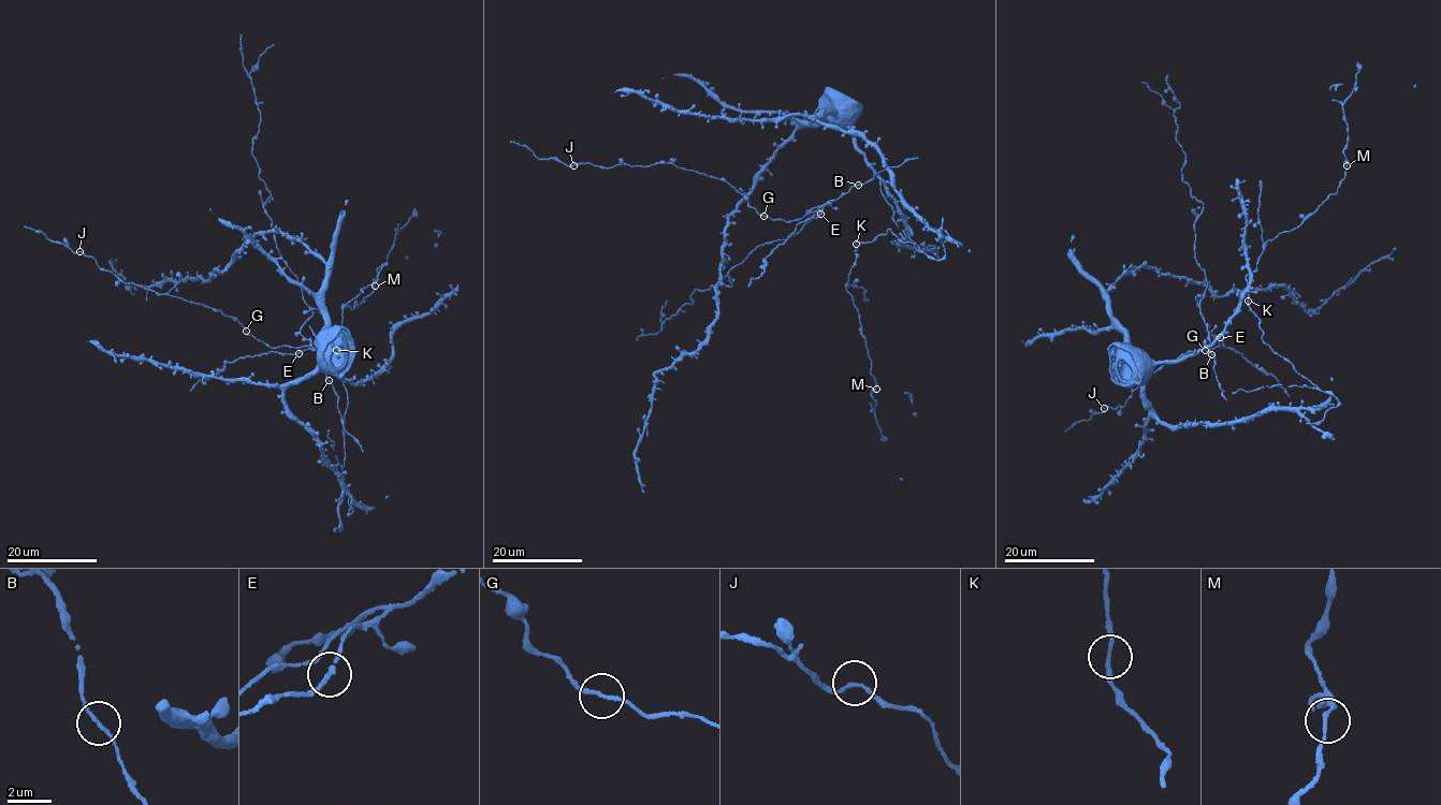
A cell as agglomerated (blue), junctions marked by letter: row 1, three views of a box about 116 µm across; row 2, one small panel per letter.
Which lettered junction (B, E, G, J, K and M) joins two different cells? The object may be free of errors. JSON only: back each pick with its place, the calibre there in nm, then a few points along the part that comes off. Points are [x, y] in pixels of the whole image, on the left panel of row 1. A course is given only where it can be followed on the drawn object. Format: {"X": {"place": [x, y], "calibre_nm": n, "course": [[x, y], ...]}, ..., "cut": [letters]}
{"cut": []}

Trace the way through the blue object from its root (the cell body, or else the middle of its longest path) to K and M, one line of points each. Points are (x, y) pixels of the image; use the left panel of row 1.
K: (334, 345), (284, 395), (358, 503), (352, 510), (343, 470), (348, 397), (335, 349)
M: (334, 345), (284, 395), (358, 503), (352, 510), (348, 397), (334, 362), (344, 304), (351, 310), (375, 286)

